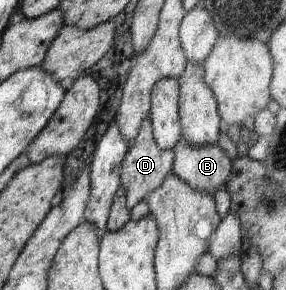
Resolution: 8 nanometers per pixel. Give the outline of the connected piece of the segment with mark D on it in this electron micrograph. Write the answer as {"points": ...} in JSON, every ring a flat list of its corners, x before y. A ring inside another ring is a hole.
{"points":[[148,116,141,122,136,138,127,147,125,159,121,162,121,185,125,188,126,206,130,211,138,202,145,199,154,192,167,174,172,173,174,162,174,151,172,149,162,150,154,140,152,121]]}

